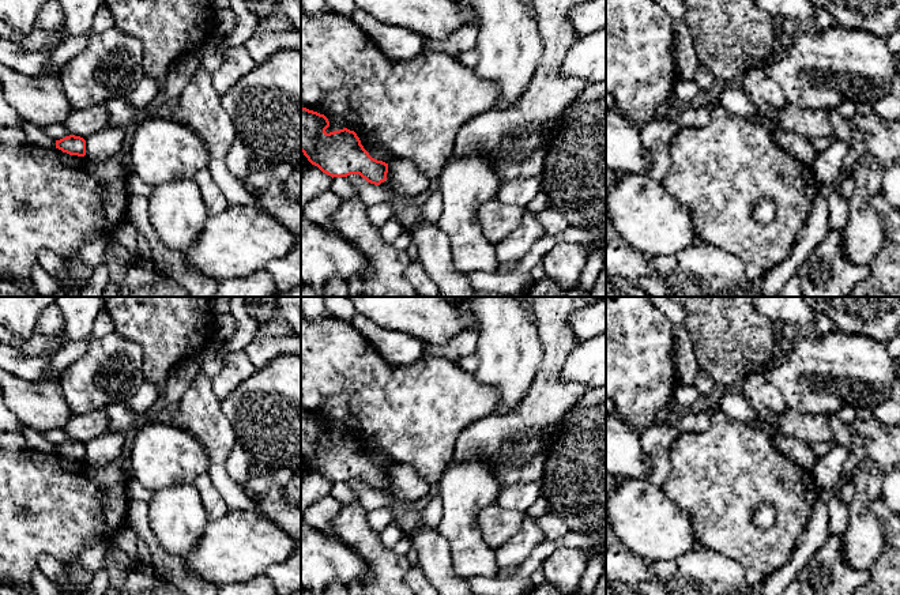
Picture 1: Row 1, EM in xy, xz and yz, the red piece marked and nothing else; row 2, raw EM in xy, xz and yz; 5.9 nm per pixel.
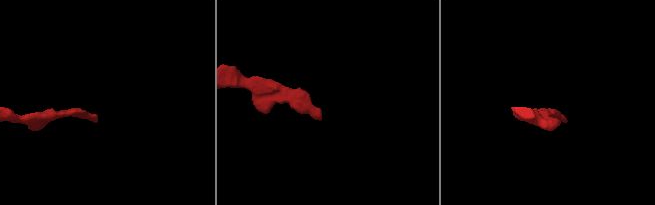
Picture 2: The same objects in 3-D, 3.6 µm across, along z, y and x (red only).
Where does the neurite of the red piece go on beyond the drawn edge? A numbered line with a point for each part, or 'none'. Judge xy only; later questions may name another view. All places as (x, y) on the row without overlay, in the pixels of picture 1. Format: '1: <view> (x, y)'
none

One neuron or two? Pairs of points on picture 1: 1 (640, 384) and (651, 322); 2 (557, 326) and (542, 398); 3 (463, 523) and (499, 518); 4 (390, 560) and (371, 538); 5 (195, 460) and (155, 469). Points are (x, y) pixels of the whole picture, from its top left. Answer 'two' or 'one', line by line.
1: one
2: one
3: two
4: one
5: one

